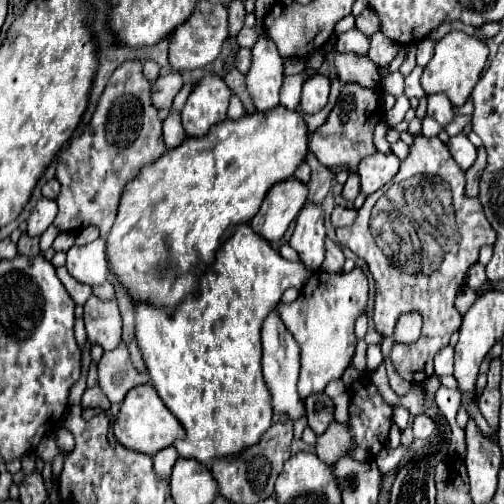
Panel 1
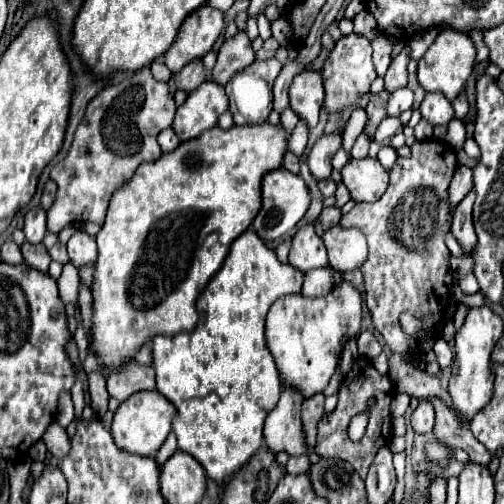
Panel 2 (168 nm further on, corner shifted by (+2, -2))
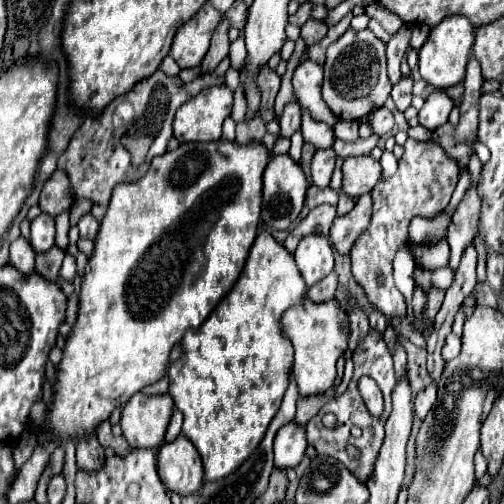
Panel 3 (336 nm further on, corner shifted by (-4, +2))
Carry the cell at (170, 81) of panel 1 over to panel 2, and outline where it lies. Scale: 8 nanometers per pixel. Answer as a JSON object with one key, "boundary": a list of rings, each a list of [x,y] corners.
{"boundary":[[[193,60],[193,64],[187,64],[179,74],[173,74],[173,82],[185,92],[193,92],[197,86],[207,82],[207,70],[203,66],[203,60]]]}

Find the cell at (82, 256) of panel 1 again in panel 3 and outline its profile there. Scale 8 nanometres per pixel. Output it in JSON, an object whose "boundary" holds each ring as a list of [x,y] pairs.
{"boundary":[[[85,214],[85,216],[79,220],[77,226],[79,226],[81,238],[87,238],[87,240],[95,240],[95,238],[97,238],[99,224],[97,224],[97,220],[95,220],[91,214]]]}

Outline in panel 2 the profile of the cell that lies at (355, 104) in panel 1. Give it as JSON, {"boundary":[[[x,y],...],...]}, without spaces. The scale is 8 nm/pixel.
{"boundary":[[[329,134],[329,136],[321,136],[313,150],[307,156],[307,164],[311,174],[315,176],[315,180],[327,180],[331,176],[331,158],[333,154],[339,150],[341,146],[341,136],[339,134]]]}

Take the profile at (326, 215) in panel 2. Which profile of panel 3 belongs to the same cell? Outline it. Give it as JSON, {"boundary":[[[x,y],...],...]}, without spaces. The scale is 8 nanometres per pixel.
{"boundary":[[[329,204],[317,206],[315,210],[311,210],[311,212],[307,214],[307,218],[303,218],[303,220],[289,232],[289,236],[287,236],[287,240],[283,242],[283,246],[293,254],[295,248],[297,248],[297,244],[299,244],[299,240],[301,240],[303,236],[315,234],[315,232],[327,236],[327,234],[329,234],[329,228],[331,228],[331,224],[333,224],[335,218],[337,218],[337,208],[335,208],[335,206],[329,206]]]}

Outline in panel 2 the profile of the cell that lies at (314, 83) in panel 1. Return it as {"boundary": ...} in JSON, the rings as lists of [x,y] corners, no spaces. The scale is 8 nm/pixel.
{"boundary":[[[303,70],[293,78],[289,88],[289,108],[297,112],[301,120],[313,128],[319,120],[321,104],[323,104],[323,78],[315,70]]]}

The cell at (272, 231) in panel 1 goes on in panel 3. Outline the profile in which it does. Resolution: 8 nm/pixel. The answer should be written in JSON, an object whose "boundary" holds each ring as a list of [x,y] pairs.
{"boundary":[[[287,154],[281,156],[273,156],[269,166],[265,168],[265,176],[263,176],[263,210],[261,210],[261,222],[269,228],[275,230],[287,230],[291,226],[291,222],[299,216],[303,204],[305,204],[305,196],[307,196],[307,178],[301,170],[301,166]]]}

